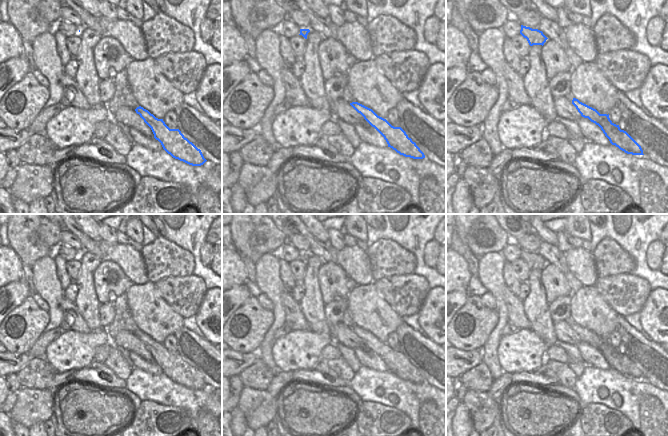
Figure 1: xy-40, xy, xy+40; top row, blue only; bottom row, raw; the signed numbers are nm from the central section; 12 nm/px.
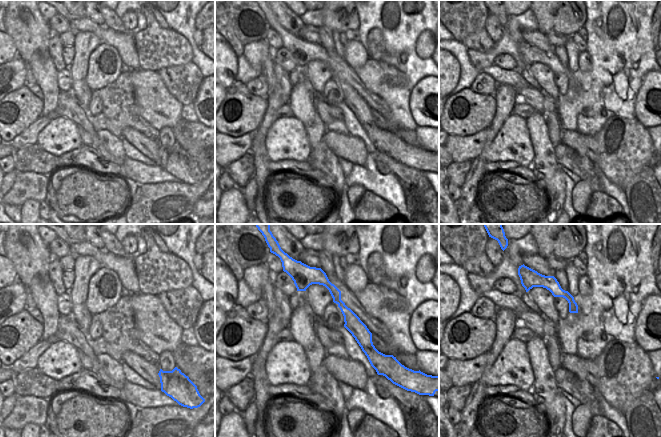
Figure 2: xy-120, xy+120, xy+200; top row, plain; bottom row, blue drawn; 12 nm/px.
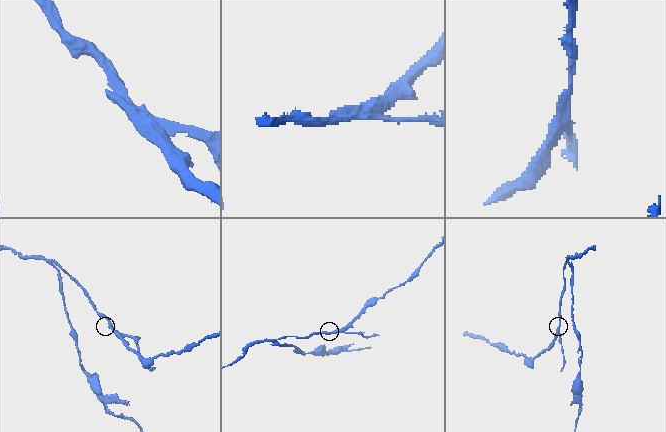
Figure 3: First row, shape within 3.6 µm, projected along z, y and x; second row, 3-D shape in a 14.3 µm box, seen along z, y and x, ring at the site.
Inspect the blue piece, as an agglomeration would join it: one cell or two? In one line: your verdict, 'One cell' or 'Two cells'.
Two cells.

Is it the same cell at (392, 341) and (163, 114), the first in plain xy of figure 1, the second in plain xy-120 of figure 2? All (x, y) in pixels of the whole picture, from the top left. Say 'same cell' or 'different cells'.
different cells

